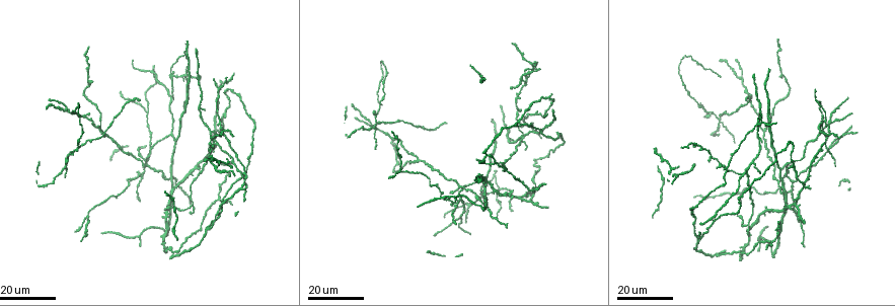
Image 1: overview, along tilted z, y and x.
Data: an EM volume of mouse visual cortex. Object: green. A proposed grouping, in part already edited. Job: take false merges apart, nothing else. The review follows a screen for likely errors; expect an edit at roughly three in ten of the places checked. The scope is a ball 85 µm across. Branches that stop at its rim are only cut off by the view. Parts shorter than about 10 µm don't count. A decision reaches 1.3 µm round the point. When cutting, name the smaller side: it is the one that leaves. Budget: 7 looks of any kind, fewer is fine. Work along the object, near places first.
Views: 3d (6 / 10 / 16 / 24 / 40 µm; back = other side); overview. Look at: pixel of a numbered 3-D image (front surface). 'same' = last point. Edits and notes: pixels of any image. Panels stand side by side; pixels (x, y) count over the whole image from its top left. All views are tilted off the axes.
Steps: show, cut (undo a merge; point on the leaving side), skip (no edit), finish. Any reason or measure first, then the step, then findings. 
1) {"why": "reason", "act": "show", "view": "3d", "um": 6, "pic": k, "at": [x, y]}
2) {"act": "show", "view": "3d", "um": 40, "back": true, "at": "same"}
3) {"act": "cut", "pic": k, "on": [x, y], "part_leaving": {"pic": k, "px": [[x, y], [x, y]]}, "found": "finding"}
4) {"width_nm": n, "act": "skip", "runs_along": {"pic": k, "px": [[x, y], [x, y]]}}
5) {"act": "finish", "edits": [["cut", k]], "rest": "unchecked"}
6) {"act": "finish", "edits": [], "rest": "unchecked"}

{"why": "side arm on a straight run", "act": "show", "view": "3d", "um": 16, "pic": 1, "at": [142, 171]}

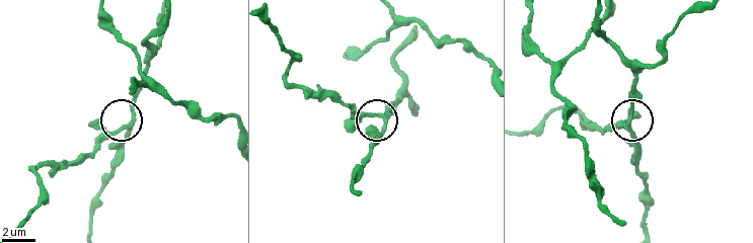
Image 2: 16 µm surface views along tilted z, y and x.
{"act": "show", "view": "3d", "um": 10, "pic": 2, "at": [128, 126]}

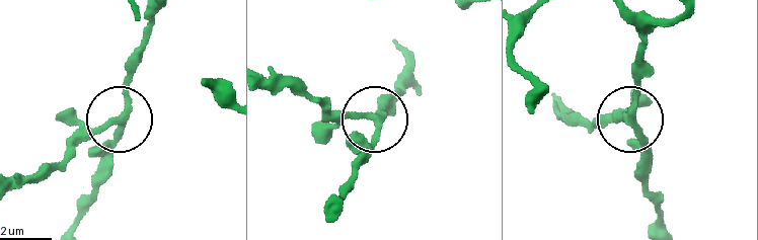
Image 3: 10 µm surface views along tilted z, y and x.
{"side_arm_um": 15, "act": "skip", "runs_along": {"pic": 3, "px": [[403, 56], [404, 77], [397, 98], [376, 123], [372, 156]]}, "found": "one neuron here"}

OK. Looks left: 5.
{"why": "three arms meet", "act": "show", "view": "3d", "um": 24, "pic": 1, "at": [830, 148]}

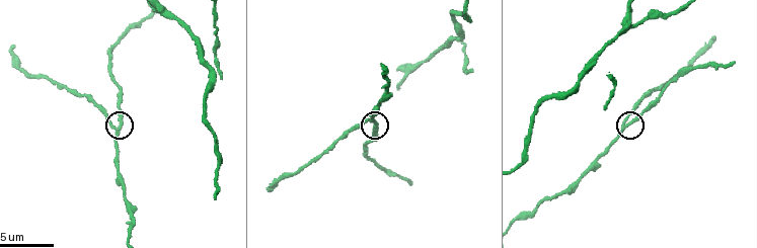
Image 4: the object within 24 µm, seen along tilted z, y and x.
{"why": "closer look", "act": "show", "view": "3d", "um": 10, "pic": 4, "at": [117, 128]}

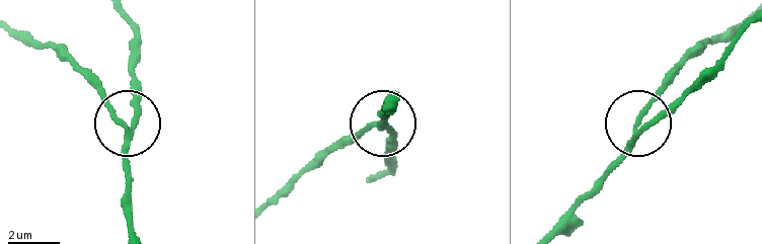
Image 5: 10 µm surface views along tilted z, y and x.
{"arms": 3, "act": "skip", "runs_along": {"pic": 5, "px": [[395, 96], [384, 123], [323, 151]]}, "found": "one neuron here"}

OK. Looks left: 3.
{"why": "arms part here", "act": "show", "view": "3d", "um": 16, "pic": 1, "at": [459, 193]}

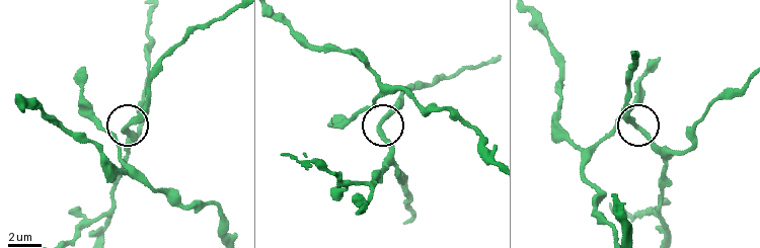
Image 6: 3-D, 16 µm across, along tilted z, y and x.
{"act": "show", "view": "3d", "um": 10, "pic": 6, "at": [636, 126]}

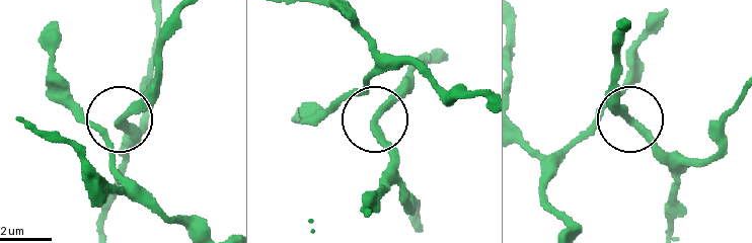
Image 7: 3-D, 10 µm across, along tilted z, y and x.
{"width_nm": 200, "act": "skip", "found": "one neuron here"}

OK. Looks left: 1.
{"act": "finish", "edits": [], "rest": "unchecked"}

